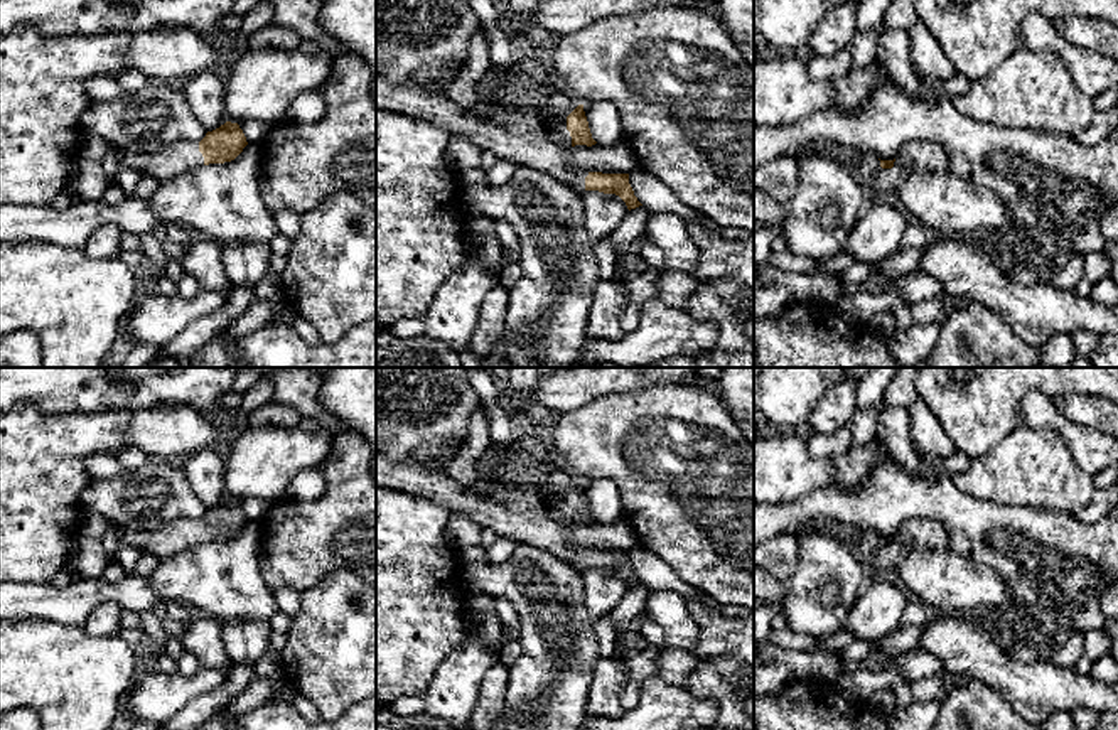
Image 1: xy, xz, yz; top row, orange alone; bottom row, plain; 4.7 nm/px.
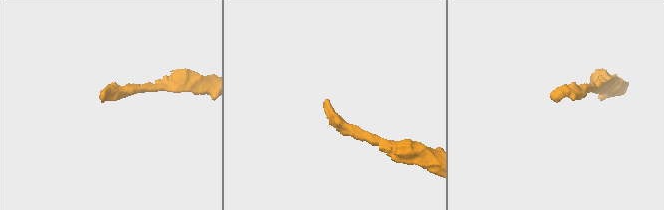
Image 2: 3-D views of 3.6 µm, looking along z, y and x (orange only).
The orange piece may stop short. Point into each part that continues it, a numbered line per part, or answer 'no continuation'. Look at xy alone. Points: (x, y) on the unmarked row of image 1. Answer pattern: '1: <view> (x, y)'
1: xy (179, 535)

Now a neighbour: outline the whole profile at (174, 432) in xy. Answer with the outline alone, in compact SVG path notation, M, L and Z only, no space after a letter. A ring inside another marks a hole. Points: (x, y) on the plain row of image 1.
M165 405L155 408L133 410L128 425L128 445L142 450L150 460L182 464L192 454L204 448L226 450L231 438L224 438L221 432L206 418L206 415L185 405Z

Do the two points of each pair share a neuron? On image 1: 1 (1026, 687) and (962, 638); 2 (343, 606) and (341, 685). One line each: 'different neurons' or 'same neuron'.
1: same neuron
2: same neuron

